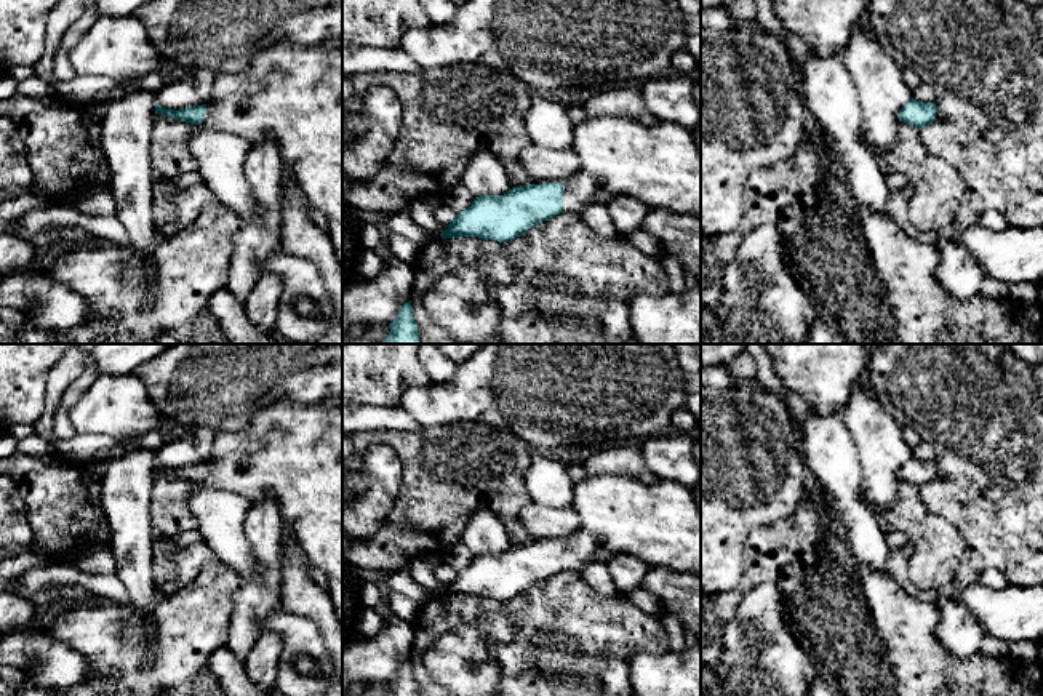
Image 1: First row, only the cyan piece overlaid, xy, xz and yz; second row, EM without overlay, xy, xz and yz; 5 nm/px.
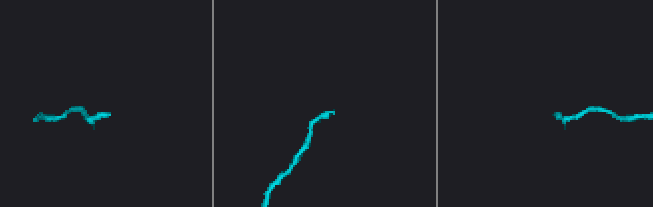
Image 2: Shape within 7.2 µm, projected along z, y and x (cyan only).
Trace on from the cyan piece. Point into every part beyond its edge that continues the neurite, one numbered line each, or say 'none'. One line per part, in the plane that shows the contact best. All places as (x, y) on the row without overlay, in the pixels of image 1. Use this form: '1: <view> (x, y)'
1: xz (659, 524)

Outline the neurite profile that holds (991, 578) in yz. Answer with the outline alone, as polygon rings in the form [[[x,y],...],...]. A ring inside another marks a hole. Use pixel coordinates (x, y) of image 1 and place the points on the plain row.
[[[989,568],[982,571],[977,576],[976,582],[979,582],[981,586],[987,589],[993,589],[993,590],[1001,590],[1008,586],[1006,578],[995,568]]]

